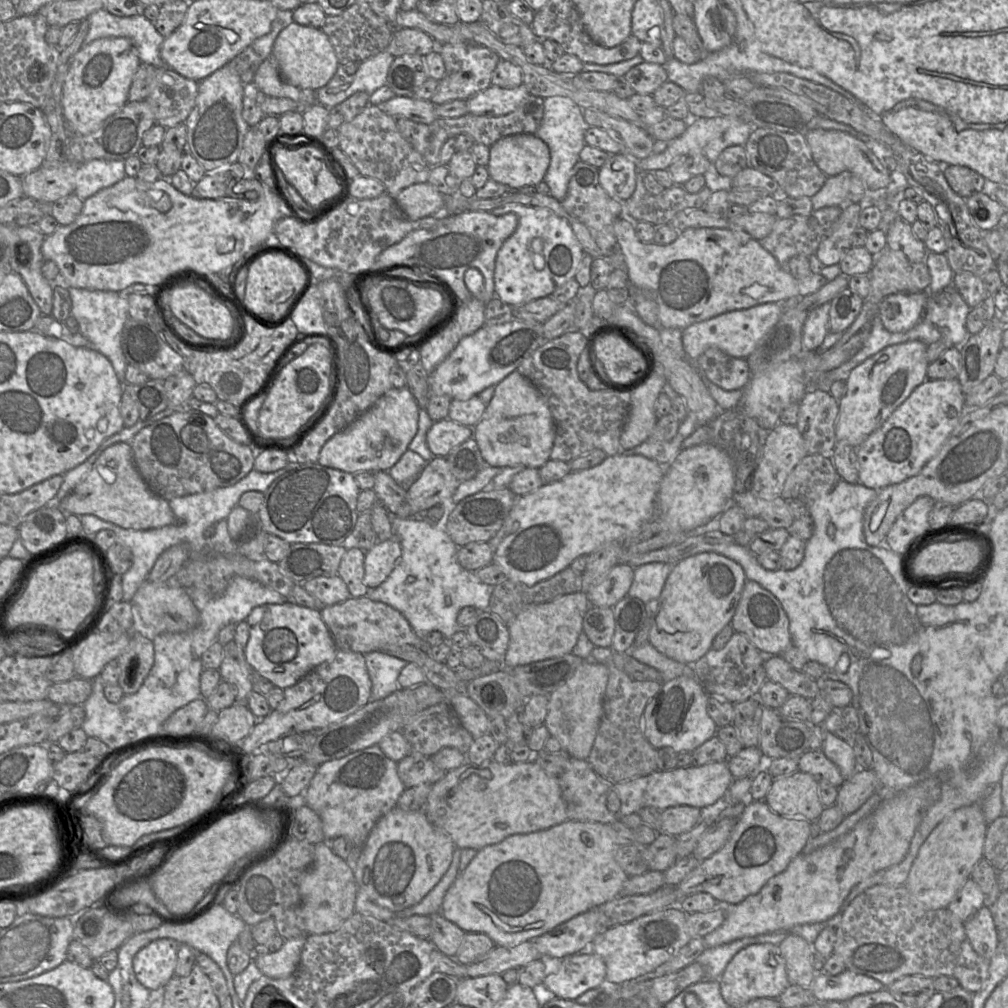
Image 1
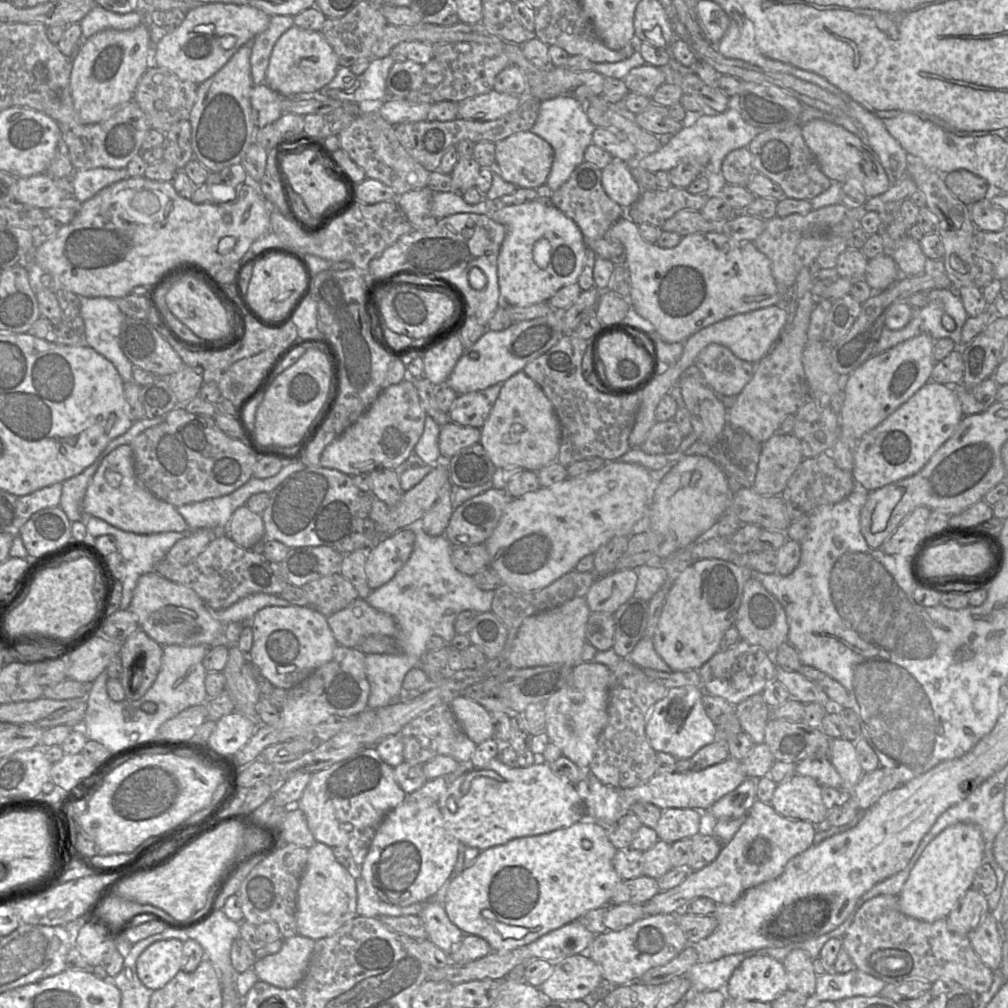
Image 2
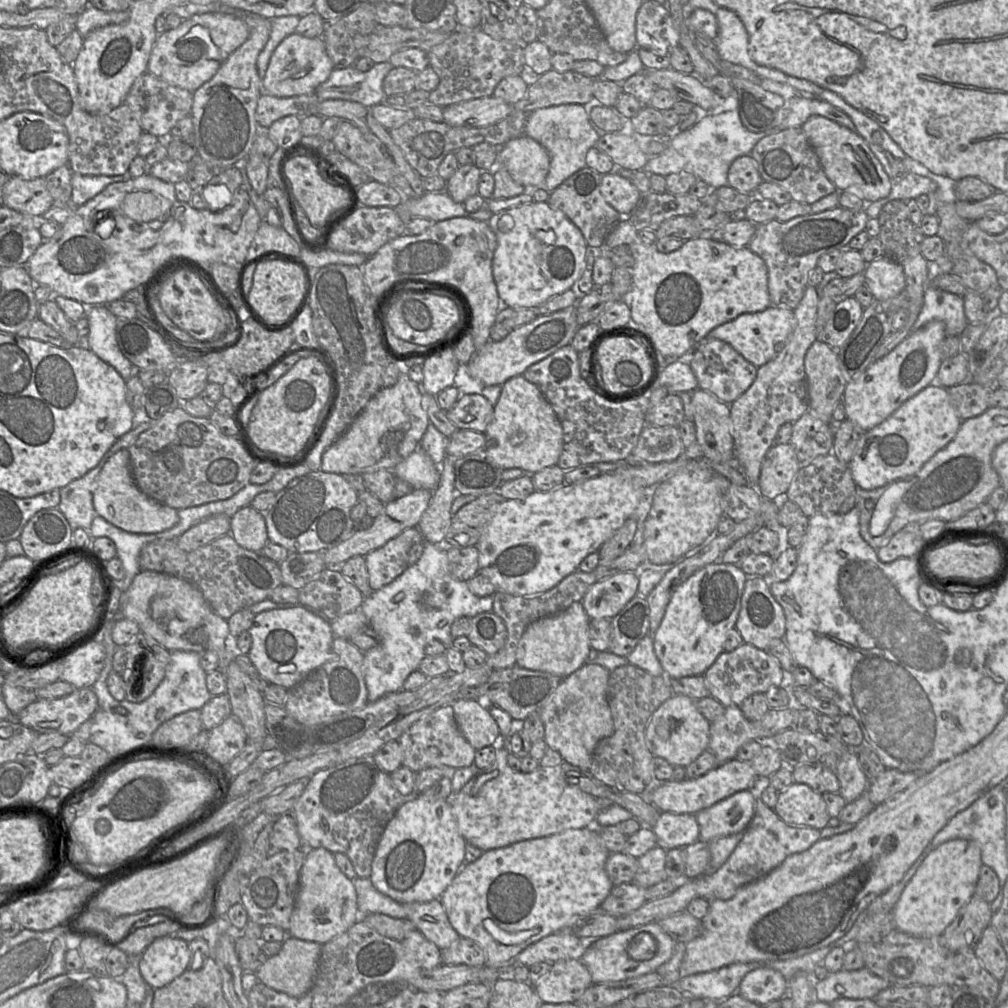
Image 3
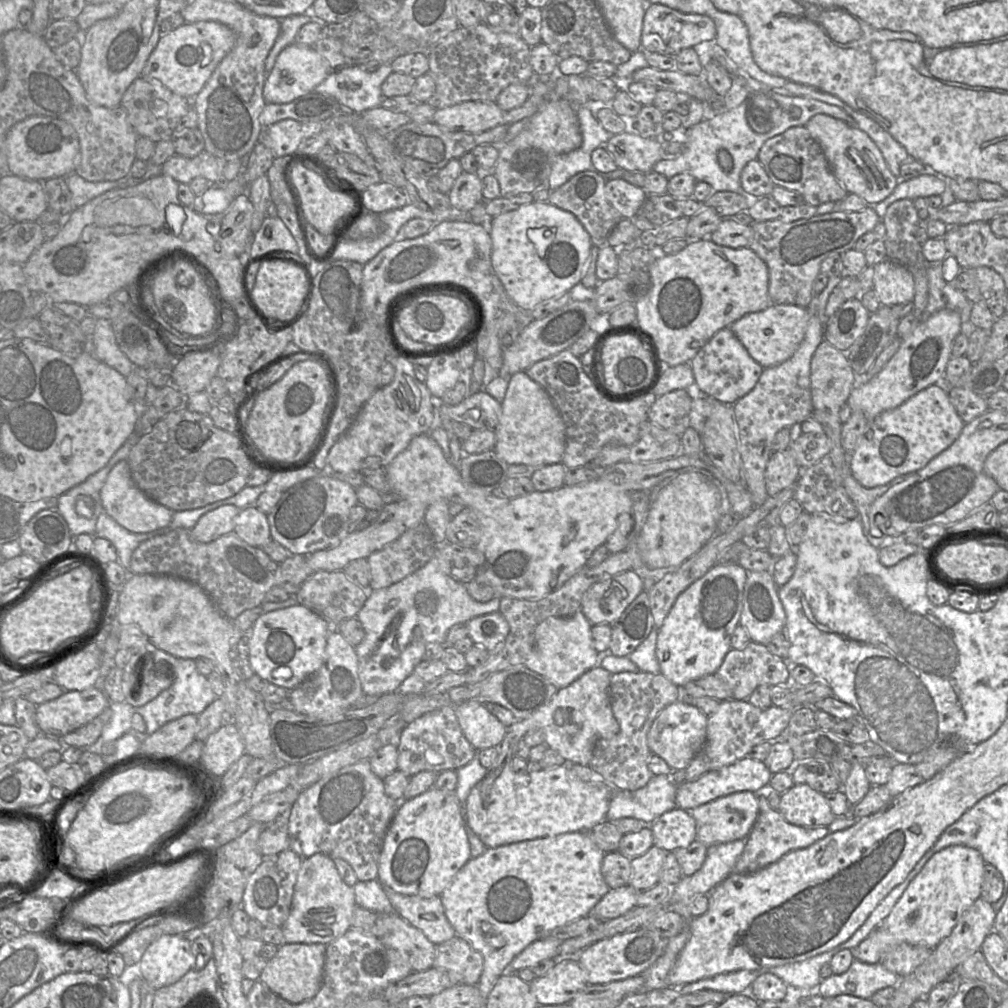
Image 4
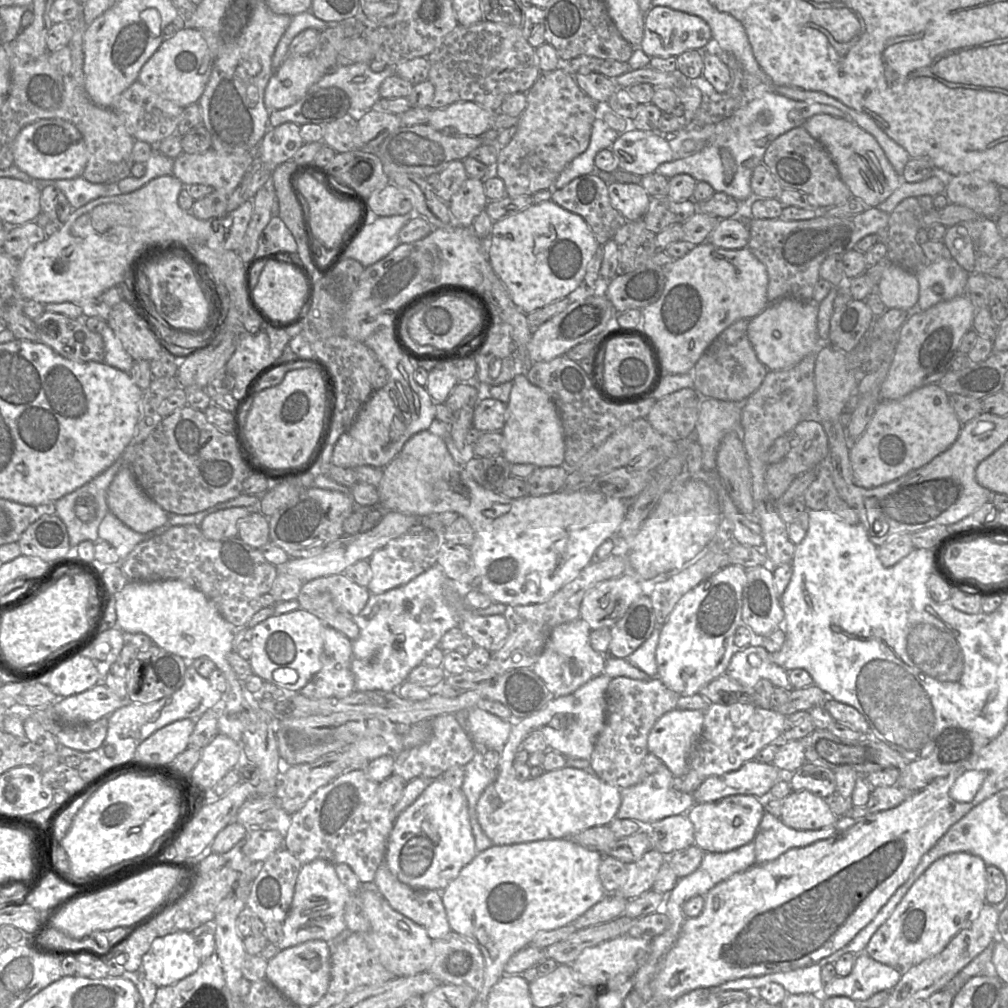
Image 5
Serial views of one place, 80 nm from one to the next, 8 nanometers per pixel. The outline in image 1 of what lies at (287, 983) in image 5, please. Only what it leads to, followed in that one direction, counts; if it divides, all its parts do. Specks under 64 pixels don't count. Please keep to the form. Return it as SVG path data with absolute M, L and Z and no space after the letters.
M306 936L285 940L276 952L257 956L254 961L261 973L273 979L289 977L297 968Z

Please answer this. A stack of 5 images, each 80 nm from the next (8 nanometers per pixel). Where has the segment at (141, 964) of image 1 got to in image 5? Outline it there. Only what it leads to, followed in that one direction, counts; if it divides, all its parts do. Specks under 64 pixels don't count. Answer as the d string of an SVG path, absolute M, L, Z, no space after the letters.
M178 931L154 939L142 958L141 970L149 981L163 987L193 974L200 964L195 937Z

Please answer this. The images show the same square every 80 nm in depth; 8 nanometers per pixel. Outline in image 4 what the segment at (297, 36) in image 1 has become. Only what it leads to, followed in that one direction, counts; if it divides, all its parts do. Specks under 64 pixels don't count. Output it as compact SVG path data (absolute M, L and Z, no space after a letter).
M293 43L280 52L272 71L266 78L263 89L265 102L266 104L289 103L314 91L329 74L327 61L317 52L314 46Z

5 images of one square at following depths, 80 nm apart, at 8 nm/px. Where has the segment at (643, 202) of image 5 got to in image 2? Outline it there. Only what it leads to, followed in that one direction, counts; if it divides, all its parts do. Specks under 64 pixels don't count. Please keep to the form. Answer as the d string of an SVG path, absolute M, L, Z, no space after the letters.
M618 159L602 169L601 183L608 197L624 209L629 209L641 194L629 165Z

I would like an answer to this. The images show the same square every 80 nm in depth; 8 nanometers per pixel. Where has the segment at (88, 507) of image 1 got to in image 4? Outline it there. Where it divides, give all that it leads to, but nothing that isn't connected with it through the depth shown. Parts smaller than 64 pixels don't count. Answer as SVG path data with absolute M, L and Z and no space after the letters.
M121 460L114 465L100 491L104 512L119 525L133 533L148 533L167 526L174 511L153 501L135 484L128 460Z

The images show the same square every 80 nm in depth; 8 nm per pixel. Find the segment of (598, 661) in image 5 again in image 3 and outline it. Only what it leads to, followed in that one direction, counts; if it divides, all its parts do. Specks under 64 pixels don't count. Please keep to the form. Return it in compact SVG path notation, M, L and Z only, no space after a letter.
M581 601L565 610L529 624L522 634L516 653L516 666L548 672L565 678L588 661L591 645L588 637L590 617Z

